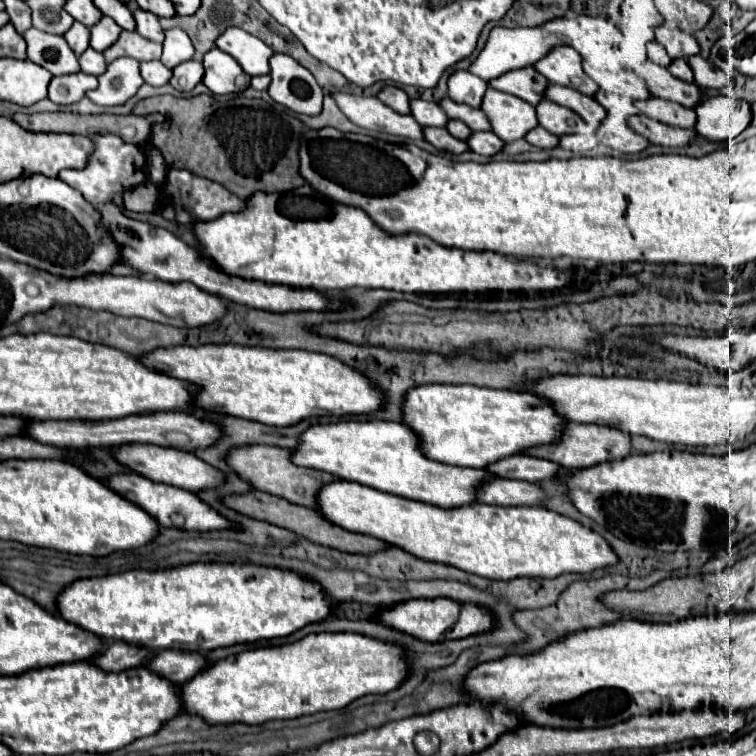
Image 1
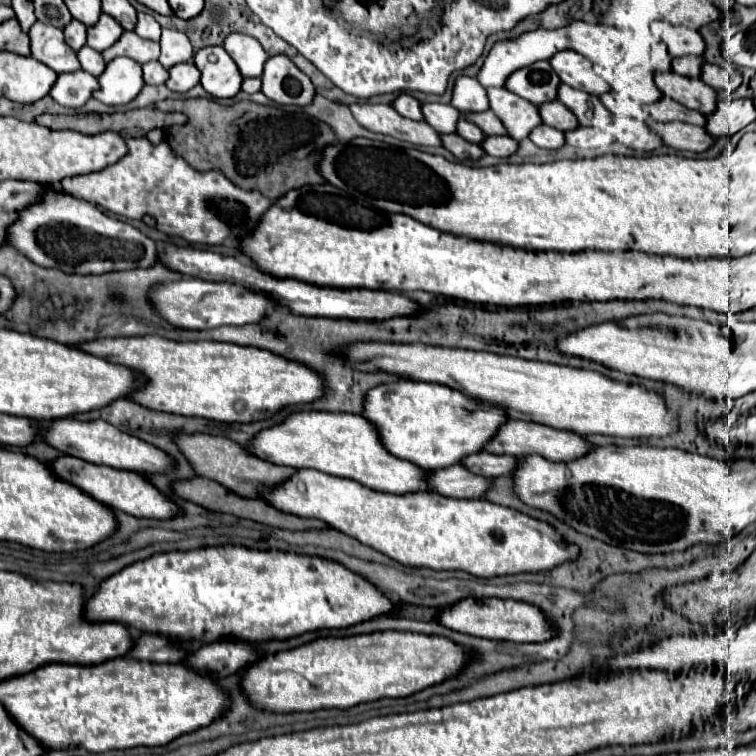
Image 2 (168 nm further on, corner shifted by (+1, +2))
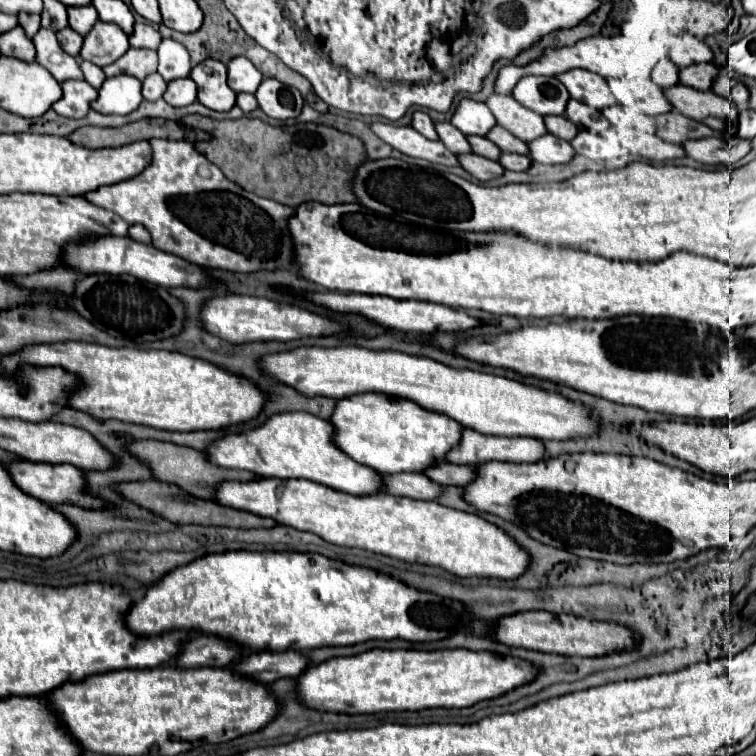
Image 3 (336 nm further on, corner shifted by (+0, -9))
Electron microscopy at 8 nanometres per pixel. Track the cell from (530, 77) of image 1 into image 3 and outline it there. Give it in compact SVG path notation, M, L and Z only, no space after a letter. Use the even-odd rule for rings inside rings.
M523 76L515 84L511 94L525 108L541 116L563 114L571 98L567 88L557 78L545 78L545 76Z

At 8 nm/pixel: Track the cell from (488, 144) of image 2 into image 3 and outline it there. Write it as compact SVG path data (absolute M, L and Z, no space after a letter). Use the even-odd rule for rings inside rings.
M503 154L501 158L499 158L499 162L501 162L501 166L505 168L505 170L517 170L517 172L523 172L523 170L527 170L529 166L531 166L531 158L529 156L521 156L521 154Z

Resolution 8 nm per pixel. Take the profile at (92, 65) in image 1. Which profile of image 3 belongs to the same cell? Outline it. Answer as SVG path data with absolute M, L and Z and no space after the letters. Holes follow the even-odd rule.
M81 62L81 70L85 74L85 80L93 86L93 88L101 88L101 84L105 82L105 74L99 66L91 64L91 62Z

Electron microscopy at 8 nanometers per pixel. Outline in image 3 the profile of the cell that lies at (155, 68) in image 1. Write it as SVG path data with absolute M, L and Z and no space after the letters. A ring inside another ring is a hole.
M149 74L143 80L143 98L149 102L155 102L163 96L165 88L167 88L167 82L159 74Z

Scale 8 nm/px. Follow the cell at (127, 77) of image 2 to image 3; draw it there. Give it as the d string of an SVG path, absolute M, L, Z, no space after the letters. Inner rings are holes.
M119 74L103 82L97 100L91 102L91 108L101 114L131 114L141 100L141 82L133 76Z

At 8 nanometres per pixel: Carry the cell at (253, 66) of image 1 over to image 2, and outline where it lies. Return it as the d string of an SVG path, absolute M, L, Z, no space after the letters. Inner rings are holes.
M230 33L222 47L236 61L242 77L260 77L264 63L270 57L254 37L242 33Z

